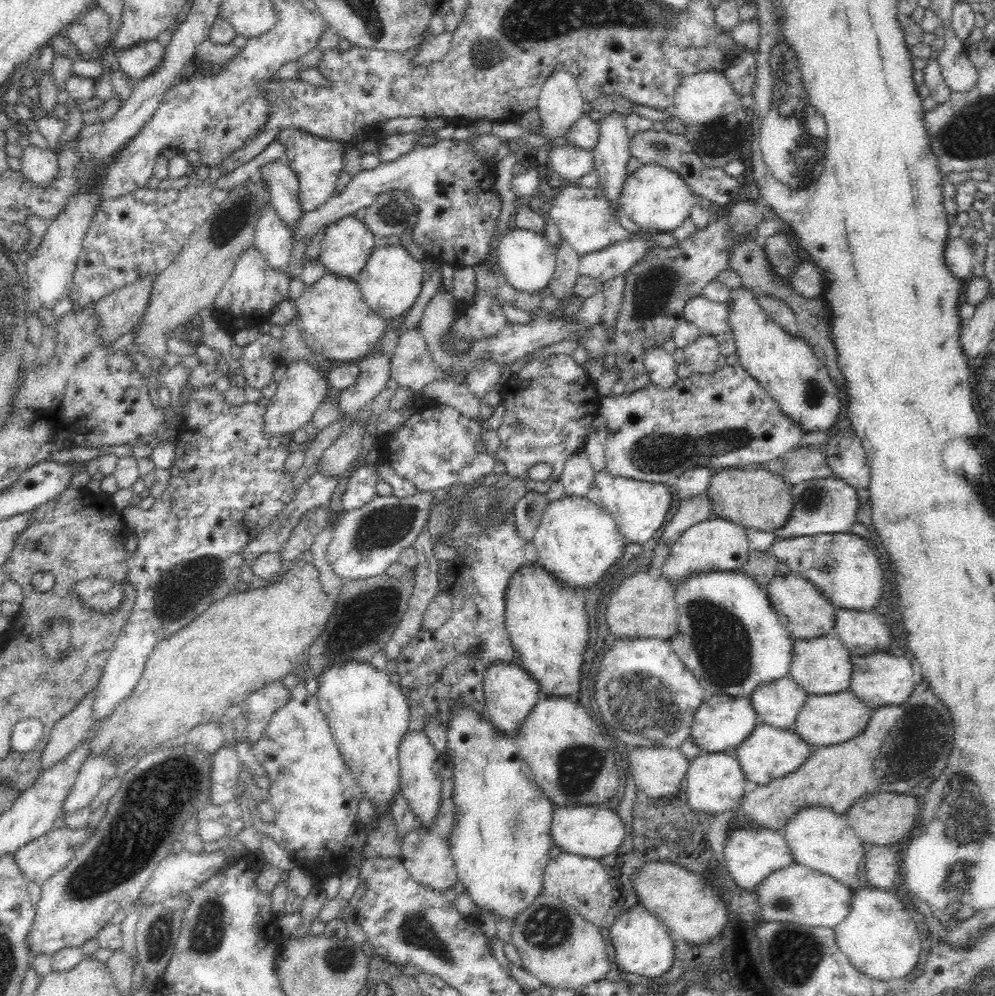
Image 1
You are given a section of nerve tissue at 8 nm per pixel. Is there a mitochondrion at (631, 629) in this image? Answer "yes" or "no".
no

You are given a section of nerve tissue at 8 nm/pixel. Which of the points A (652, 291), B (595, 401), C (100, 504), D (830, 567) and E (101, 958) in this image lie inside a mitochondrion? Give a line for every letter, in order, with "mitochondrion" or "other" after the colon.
A: mitochondrion
B: other
C: other
D: mitochondrion
E: other

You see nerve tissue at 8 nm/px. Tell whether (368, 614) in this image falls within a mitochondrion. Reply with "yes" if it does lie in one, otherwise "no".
yes

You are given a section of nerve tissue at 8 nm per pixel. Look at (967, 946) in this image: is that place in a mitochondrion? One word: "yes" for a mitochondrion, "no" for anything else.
no

